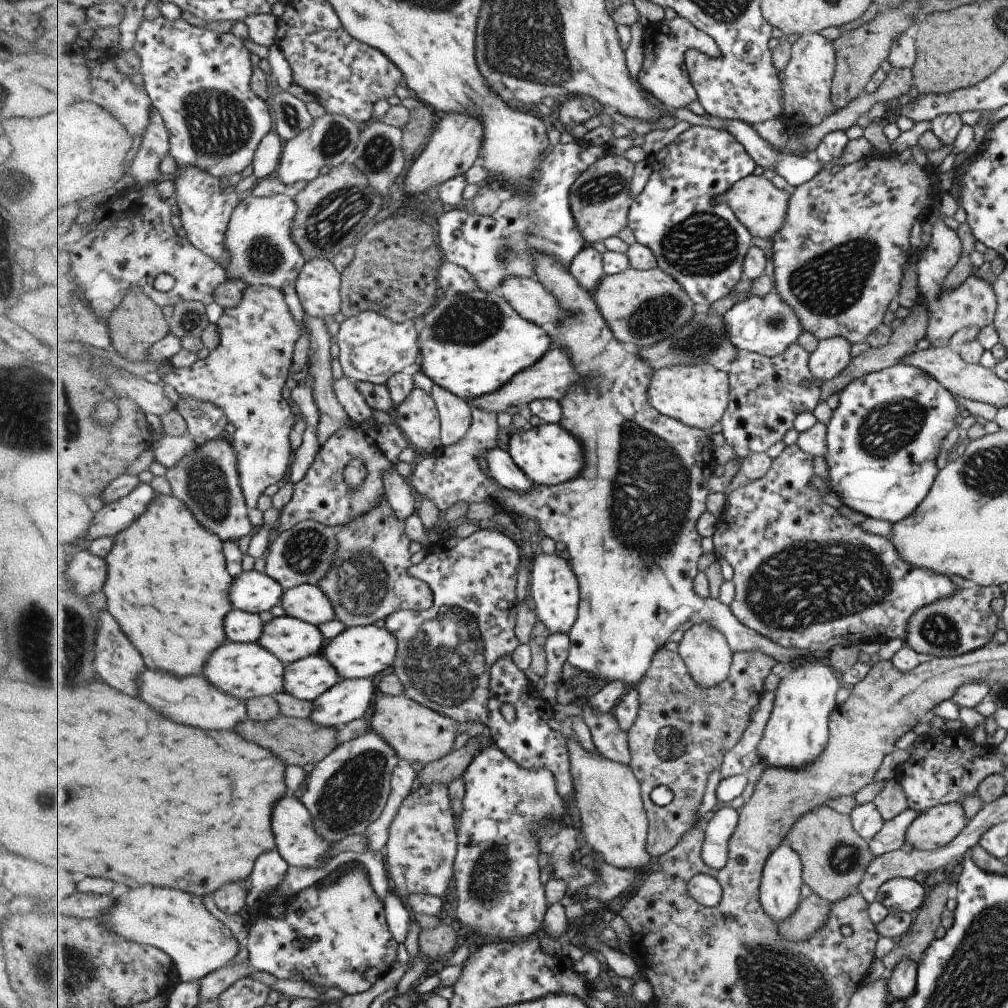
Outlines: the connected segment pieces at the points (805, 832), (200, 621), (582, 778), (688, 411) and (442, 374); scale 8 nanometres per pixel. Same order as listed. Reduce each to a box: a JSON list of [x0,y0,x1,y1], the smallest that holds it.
[[787,805,875,904],[103,493,235,678],[567,733,654,872],[648,364,730,429],[420,289,555,402]]

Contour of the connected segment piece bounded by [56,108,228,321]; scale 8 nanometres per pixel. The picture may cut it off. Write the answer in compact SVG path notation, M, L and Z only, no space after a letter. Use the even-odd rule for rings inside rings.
M154 108L152 124L148 132L143 136L142 145L136 158L131 162L133 178L136 185L121 193L110 193L106 197L96 200L91 206L85 207L76 217L72 228L56 243L62 249L69 252L71 258L72 274L83 292L83 298L89 302L89 306L95 308L99 320L110 320L119 302L127 296L127 292L135 287L146 290L159 306L174 306L180 301L199 301L209 306L215 302L215 290L228 280L226 269L209 254L191 244L188 237L177 234L176 220L171 213L171 206L161 198L161 192L157 190L159 176L161 176L161 162L170 156L170 135L167 131L164 119ZM161 274L169 274L174 279L174 287L167 292L160 292L155 288L155 280Z

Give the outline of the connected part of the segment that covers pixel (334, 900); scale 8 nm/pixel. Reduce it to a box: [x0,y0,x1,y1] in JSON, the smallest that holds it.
[246,868,399,995]

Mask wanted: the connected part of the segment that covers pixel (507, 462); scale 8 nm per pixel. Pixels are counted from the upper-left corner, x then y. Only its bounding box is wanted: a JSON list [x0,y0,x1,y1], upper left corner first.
[487,446,536,495]

